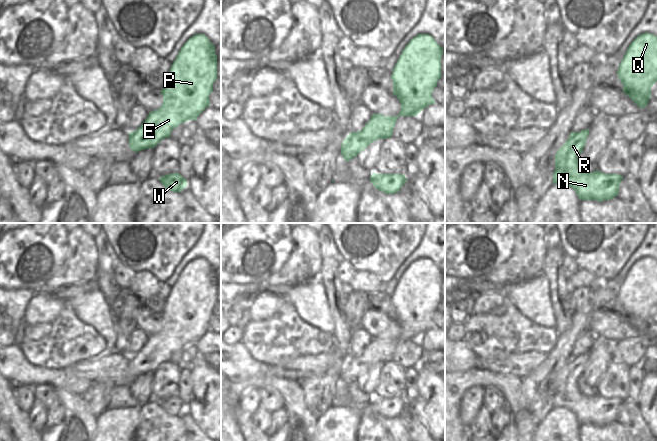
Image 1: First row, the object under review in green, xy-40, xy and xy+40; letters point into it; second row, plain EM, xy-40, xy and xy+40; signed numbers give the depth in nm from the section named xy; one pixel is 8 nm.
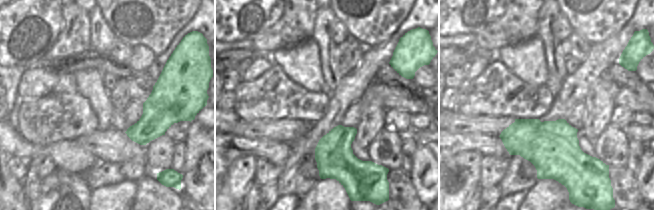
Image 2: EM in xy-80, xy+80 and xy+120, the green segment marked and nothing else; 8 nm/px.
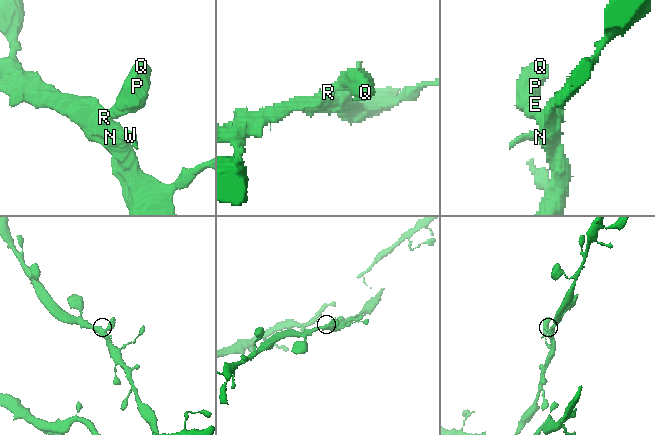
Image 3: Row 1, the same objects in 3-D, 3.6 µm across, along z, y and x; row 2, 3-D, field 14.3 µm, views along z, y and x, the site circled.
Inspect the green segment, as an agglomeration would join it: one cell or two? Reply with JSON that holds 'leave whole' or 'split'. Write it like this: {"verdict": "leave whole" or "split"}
{"verdict": "leave whole"}

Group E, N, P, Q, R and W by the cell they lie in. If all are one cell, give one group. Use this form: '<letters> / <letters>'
E N P Q R W

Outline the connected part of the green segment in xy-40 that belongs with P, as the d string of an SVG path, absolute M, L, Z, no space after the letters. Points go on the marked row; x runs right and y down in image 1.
M196 34L189 38L179 51L171 69L165 79L161 93L163 103L158 110L149 112L147 119L134 131L129 132L129 147L134 152L154 148L164 138L169 138L171 131L188 120L197 120L197 117L210 105L209 95L213 92L213 83L217 79L217 55L215 46L204 34Z

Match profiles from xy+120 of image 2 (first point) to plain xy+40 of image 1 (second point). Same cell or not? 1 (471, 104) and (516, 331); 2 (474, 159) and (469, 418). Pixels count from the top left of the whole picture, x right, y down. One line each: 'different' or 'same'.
1: same
2: same

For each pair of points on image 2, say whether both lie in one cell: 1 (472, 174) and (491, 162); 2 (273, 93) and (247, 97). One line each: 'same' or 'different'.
1: different
2: same

